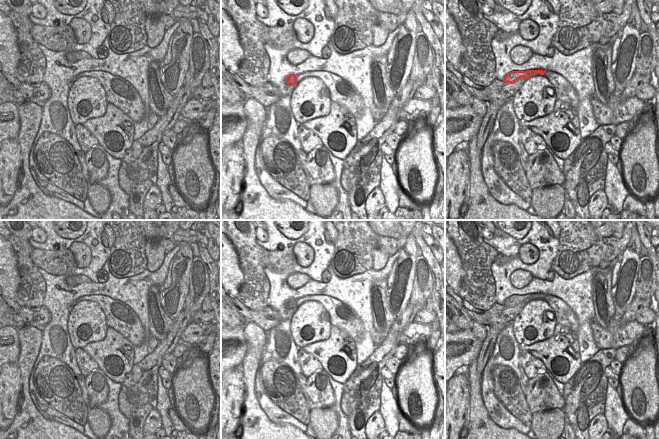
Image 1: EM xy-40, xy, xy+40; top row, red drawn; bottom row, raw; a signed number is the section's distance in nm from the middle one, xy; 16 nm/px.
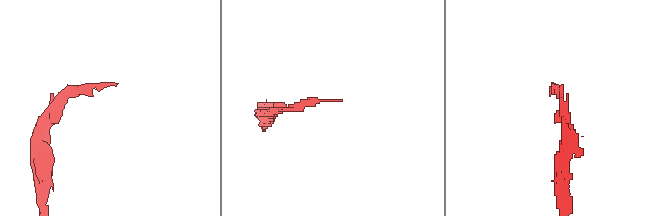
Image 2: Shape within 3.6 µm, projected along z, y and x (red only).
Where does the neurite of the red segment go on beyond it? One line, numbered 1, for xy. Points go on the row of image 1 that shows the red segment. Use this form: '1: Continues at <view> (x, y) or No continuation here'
1: Continues at xy (342, 92)

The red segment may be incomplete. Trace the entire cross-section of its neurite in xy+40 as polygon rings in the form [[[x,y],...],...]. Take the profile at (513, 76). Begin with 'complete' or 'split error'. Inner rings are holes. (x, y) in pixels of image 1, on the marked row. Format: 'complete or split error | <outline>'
split error | [[[542,70],[512,71],[504,77],[503,82],[514,83],[520,78],[527,80],[537,74],[545,76],[550,81],[554,86],[554,93],[557,99],[569,104],[572,109],[577,111],[579,100],[576,90],[563,76],[556,72]]]

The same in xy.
split error | [[[308,71],[298,75],[290,74],[286,83],[297,85],[302,79],[314,76],[320,78],[330,92],[331,102],[336,102],[346,108],[355,118],[360,117],[364,103],[355,87],[343,79],[328,71]]]

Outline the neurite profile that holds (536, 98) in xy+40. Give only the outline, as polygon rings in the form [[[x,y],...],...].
[[[543,75],[528,78],[513,98],[513,108],[519,121],[549,115],[553,112],[556,96],[554,86]]]

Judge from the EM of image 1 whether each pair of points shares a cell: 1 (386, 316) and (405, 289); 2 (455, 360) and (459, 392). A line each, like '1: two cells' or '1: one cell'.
1: two cells
2: two cells

